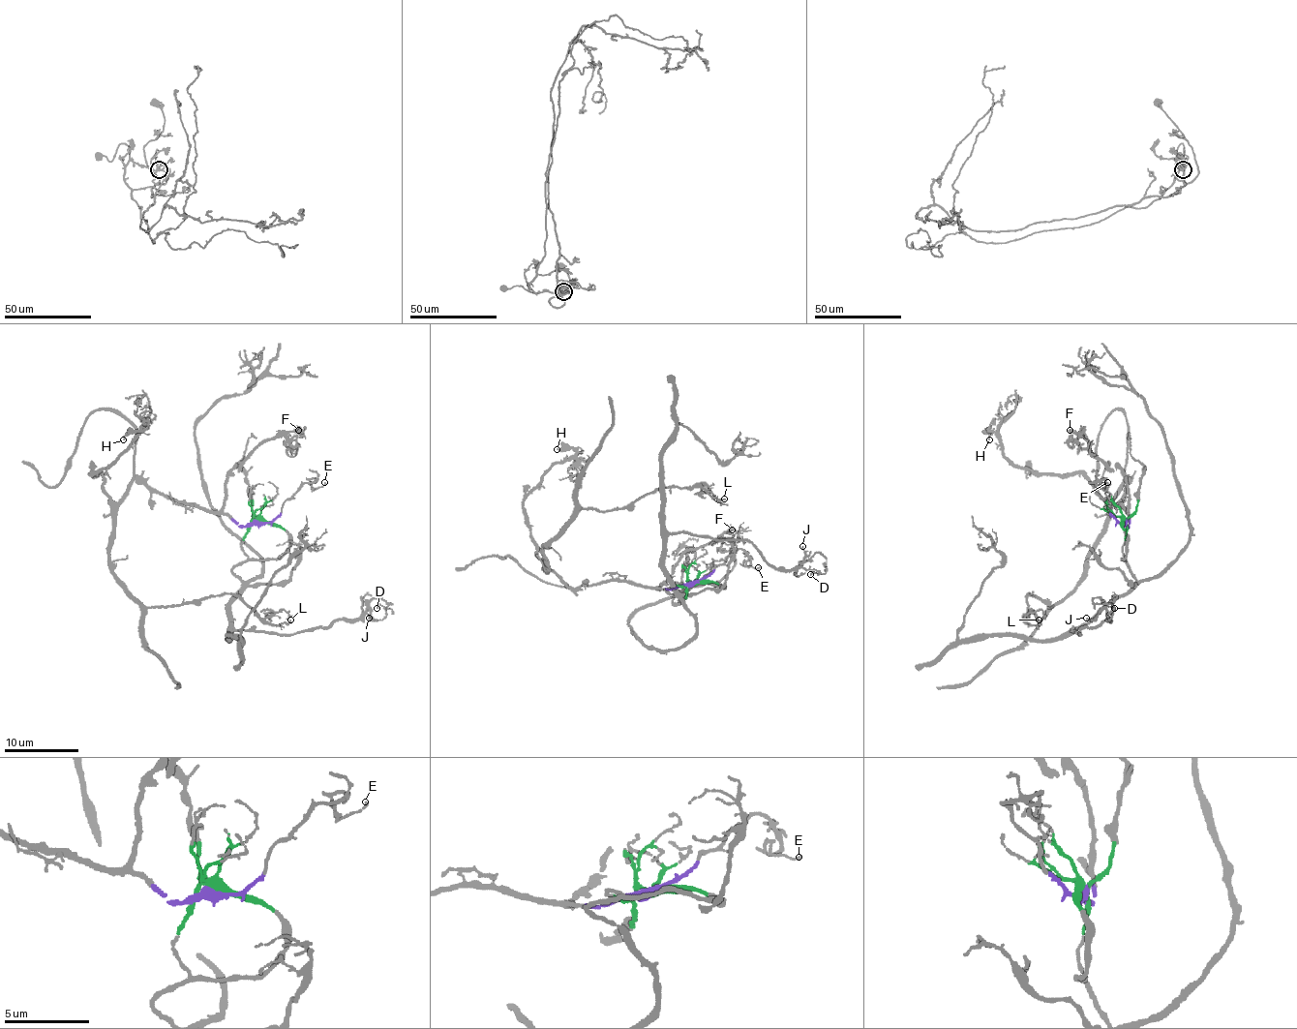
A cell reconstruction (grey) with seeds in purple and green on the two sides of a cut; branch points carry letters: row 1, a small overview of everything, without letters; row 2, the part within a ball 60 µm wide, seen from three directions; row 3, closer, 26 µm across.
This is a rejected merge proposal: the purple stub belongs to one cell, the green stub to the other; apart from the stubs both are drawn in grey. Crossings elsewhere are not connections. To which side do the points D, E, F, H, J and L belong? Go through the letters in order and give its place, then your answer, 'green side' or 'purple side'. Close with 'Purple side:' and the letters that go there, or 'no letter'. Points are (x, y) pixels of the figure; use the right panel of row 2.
D: (1114, 608) | green side
E: (1107, 482) | purple side
F: (1070, 430) | purple side
H: (989, 439) | purple side
J: (1086, 618) | green side
L: (1039, 620) | purple side
Purple side: E, F, H, L

